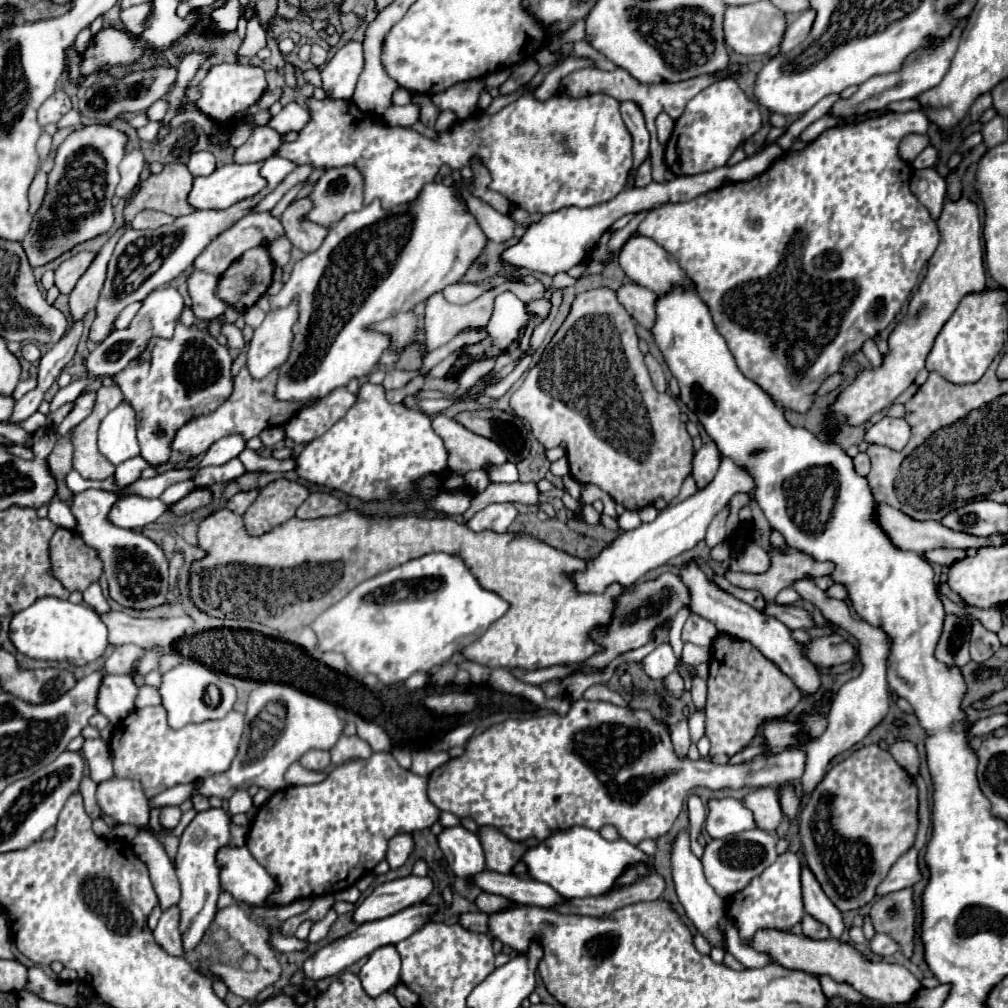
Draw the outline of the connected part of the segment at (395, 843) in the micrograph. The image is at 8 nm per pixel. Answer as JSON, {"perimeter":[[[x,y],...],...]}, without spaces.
{"perimeter":[[[402,833],[392,837],[392,841],[388,841],[388,853],[386,853],[386,861],[390,869],[398,869],[400,865],[404,865],[412,849],[414,849],[414,841],[410,835]]]}

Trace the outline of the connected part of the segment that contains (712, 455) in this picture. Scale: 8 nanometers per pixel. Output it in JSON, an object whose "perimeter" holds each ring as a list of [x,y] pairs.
{"perimeter":[[[706,443],[702,445],[700,451],[696,451],[694,459],[692,459],[692,477],[698,485],[698,489],[702,489],[704,485],[708,485],[720,465],[720,453],[718,447],[714,443]]]}

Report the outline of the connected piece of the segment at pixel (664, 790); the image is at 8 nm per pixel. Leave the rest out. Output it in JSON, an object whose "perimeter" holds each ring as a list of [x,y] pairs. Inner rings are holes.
{"perimeter":[[[578,699],[572,703],[566,717],[548,713],[524,721],[508,719],[492,725],[482,735],[474,735],[462,757],[450,759],[430,773],[428,799],[442,811],[450,811],[458,817],[472,817],[478,827],[496,827],[512,841],[544,841],[552,829],[570,829],[572,825],[584,825],[596,831],[604,825],[614,825],[622,839],[638,845],[644,839],[658,839],[670,831],[682,813],[688,791],[694,787],[712,791],[726,787],[774,787],[784,781],[800,779],[804,765],[806,753],[802,751],[760,753],[738,765],[714,765],[706,759],[690,761],[674,753],[668,723],[656,719],[650,711]]]}

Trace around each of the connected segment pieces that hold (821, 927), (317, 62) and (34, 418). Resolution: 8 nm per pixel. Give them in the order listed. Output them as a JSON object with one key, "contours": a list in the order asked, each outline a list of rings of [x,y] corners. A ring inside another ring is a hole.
{"contours":[[[[808,913],[802,917],[802,933],[818,933],[818,935],[822,935],[822,939],[828,939],[830,937],[830,929],[824,923],[816,921]]],[[[312,45],[312,57],[310,57],[310,63],[312,63],[314,67],[320,67],[320,65],[324,65],[326,61],[328,61],[328,51],[322,49],[320,45]]],[[[37,411],[26,420],[26,423],[17,423],[16,425],[29,433],[35,433],[45,425],[46,419],[46,415]],[[34,425],[36,425],[36,427],[34,427]]]]}

